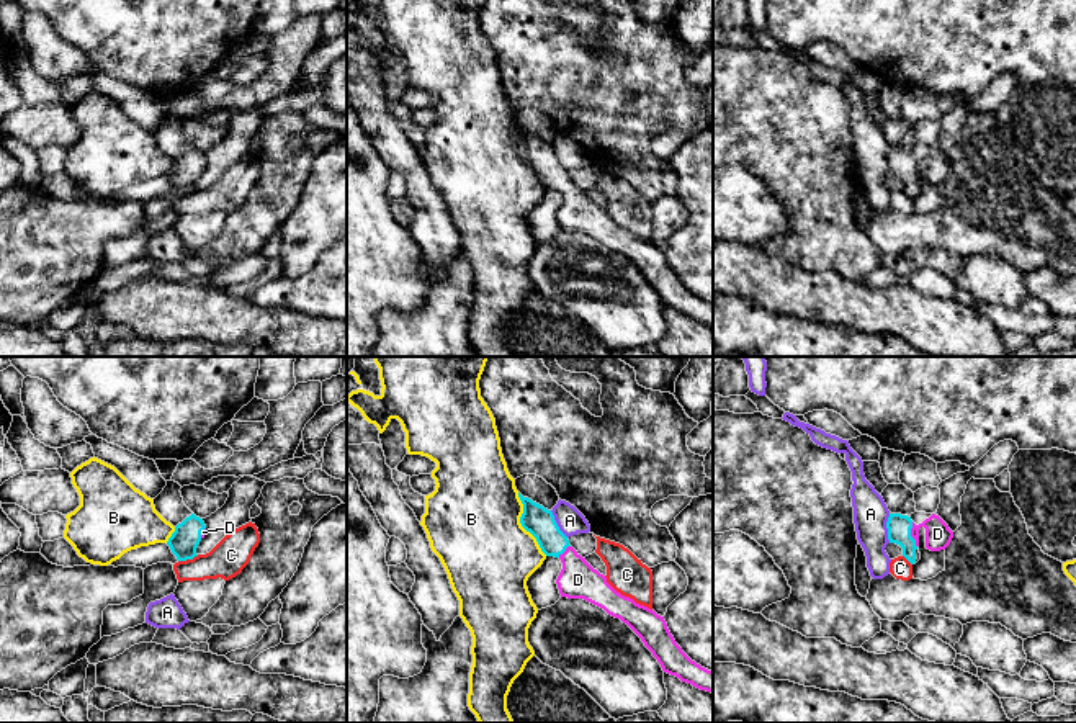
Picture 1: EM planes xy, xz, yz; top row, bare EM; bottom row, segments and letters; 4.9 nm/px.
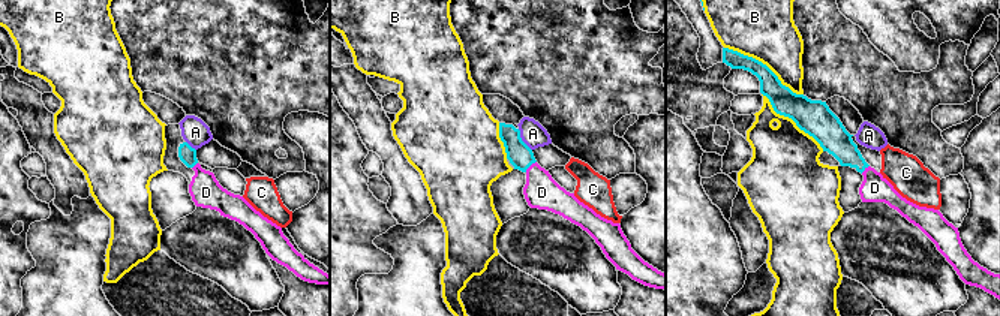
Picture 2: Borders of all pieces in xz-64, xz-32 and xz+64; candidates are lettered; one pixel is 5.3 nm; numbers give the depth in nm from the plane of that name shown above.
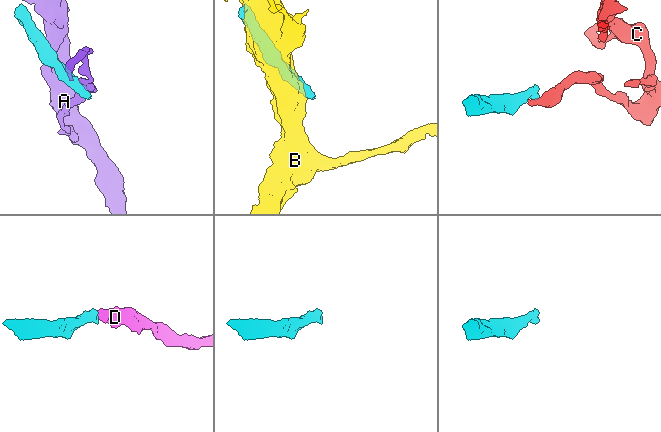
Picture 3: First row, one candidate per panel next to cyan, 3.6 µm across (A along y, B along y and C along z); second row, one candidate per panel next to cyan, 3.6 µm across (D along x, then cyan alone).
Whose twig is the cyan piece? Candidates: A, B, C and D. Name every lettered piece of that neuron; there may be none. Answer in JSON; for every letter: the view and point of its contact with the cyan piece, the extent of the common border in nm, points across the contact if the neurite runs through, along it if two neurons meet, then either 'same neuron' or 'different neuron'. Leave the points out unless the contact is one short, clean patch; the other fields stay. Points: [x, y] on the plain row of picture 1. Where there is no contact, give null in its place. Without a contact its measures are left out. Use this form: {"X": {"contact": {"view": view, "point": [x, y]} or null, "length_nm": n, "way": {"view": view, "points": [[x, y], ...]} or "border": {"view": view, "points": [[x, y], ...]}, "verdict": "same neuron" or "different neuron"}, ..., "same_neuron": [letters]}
{"A": {"contact": {"view": "yz", "point": [887, 161]}, "length_nm": 140, "border": {"view": "yz", "points": [[890, 148], [887, 156], [888, 175]]}, "verdict": "different neuron"}, "B": {"contact": {"view": "xz", "point": [520, 156]}, "length_nm": 340, "verdict": "different neuron"}, "C": {"contact": {"view": "xy", "point": [188, 192]}, "length_nm": 110, "border": {"view": "xy", "points": [[198, 188], [179, 195]]}, "verdict": "different neuron"}, "D": {"contact": {"view": "yz", "point": [910, 169]}, "length_nm": 130, "way": {"view": "yz", "points": [[898, 159], [910, 169], [919, 159], [937, 167]]}, "verdict": "same neuron"}, "same_neuron": ["D"]}

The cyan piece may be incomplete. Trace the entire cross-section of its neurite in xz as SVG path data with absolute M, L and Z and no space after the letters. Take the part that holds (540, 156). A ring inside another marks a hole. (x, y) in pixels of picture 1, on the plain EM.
M523 131L522 160L530 165L546 190L559 191L563 203L556 213L561 231L584 232L626 257L652 286L662 304L713 327L713 304L692 294L670 268L664 250L616 226L603 208L594 203L559 164L551 144Z

